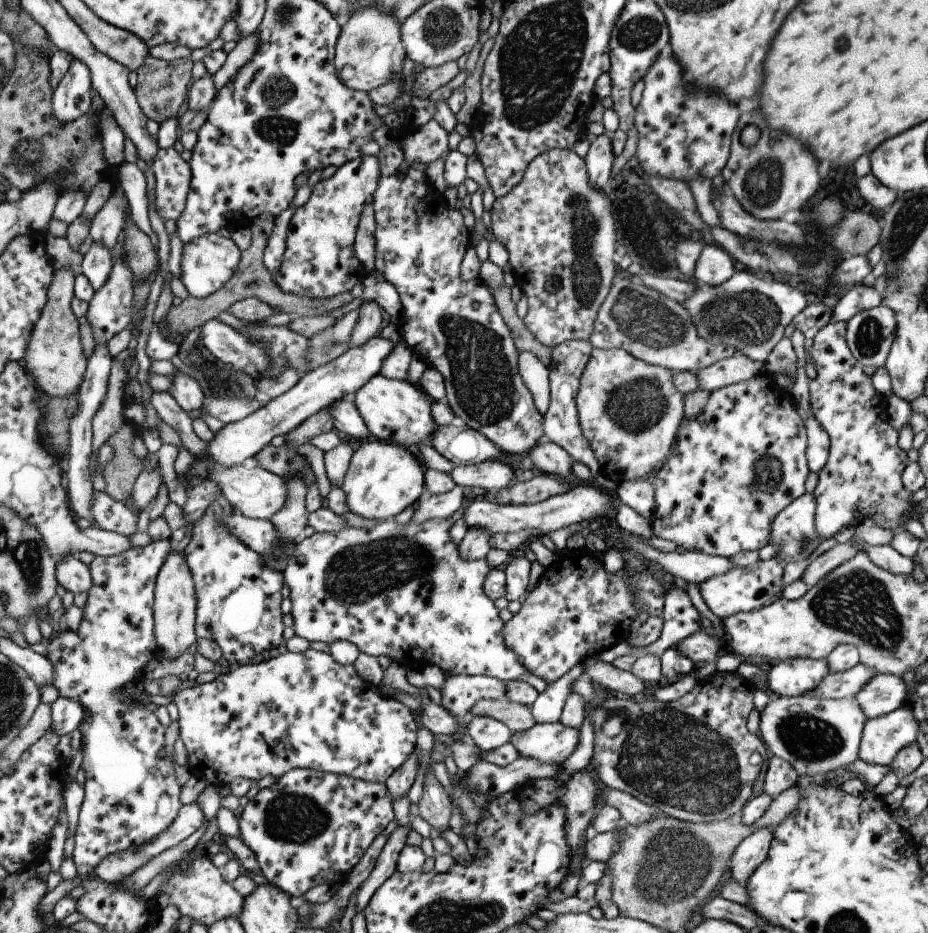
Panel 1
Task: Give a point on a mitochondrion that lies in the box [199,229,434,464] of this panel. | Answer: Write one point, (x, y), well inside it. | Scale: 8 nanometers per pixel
(329, 345)

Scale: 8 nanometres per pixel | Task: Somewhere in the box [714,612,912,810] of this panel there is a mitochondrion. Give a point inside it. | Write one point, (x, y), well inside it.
(810, 739)

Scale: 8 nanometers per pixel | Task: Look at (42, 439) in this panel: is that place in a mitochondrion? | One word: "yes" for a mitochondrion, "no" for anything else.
no

